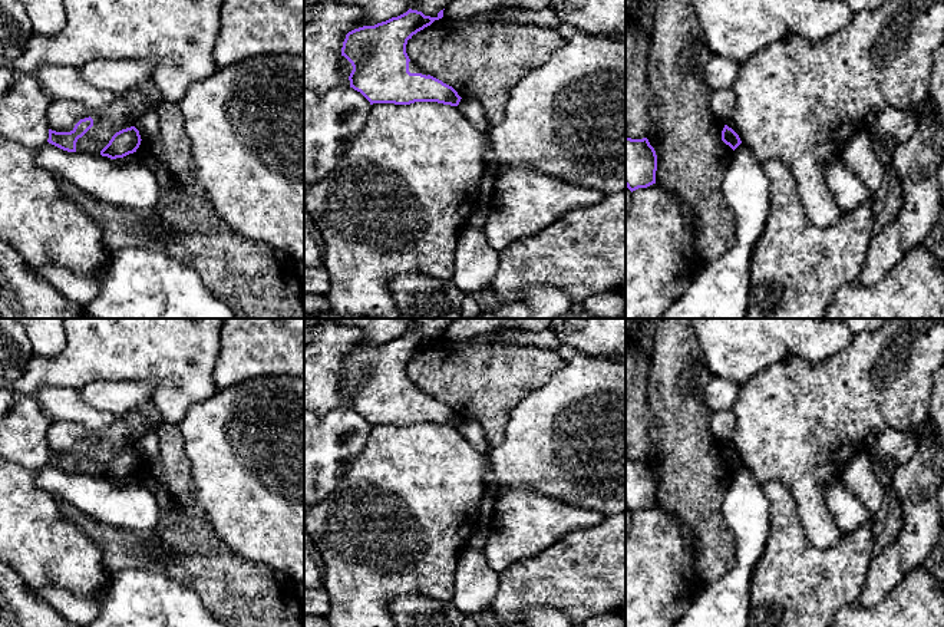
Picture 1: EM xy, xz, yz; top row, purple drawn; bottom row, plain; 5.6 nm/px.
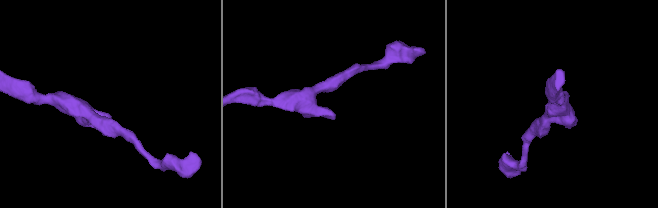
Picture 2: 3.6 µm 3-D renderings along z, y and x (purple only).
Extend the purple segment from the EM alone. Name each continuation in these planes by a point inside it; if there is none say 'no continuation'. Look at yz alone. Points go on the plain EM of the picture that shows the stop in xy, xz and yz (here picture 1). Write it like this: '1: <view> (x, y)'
no continuation

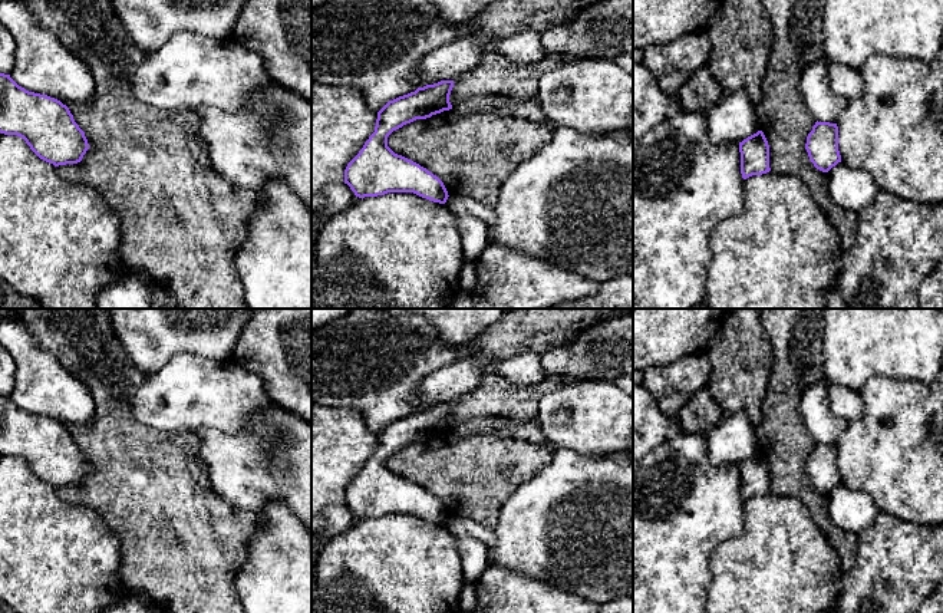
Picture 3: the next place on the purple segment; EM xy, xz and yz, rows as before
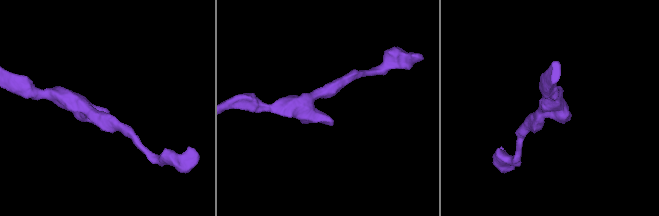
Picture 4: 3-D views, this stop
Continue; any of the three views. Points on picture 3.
no continuation

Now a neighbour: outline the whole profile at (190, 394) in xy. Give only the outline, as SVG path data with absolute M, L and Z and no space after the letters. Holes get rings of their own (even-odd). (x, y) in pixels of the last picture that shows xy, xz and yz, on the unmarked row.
M191 353L174 355L156 373L146 376L131 396L133 418L164 432L202 432L220 429L241 432L253 416L273 405L260 375L245 369L233 356L217 360Z

